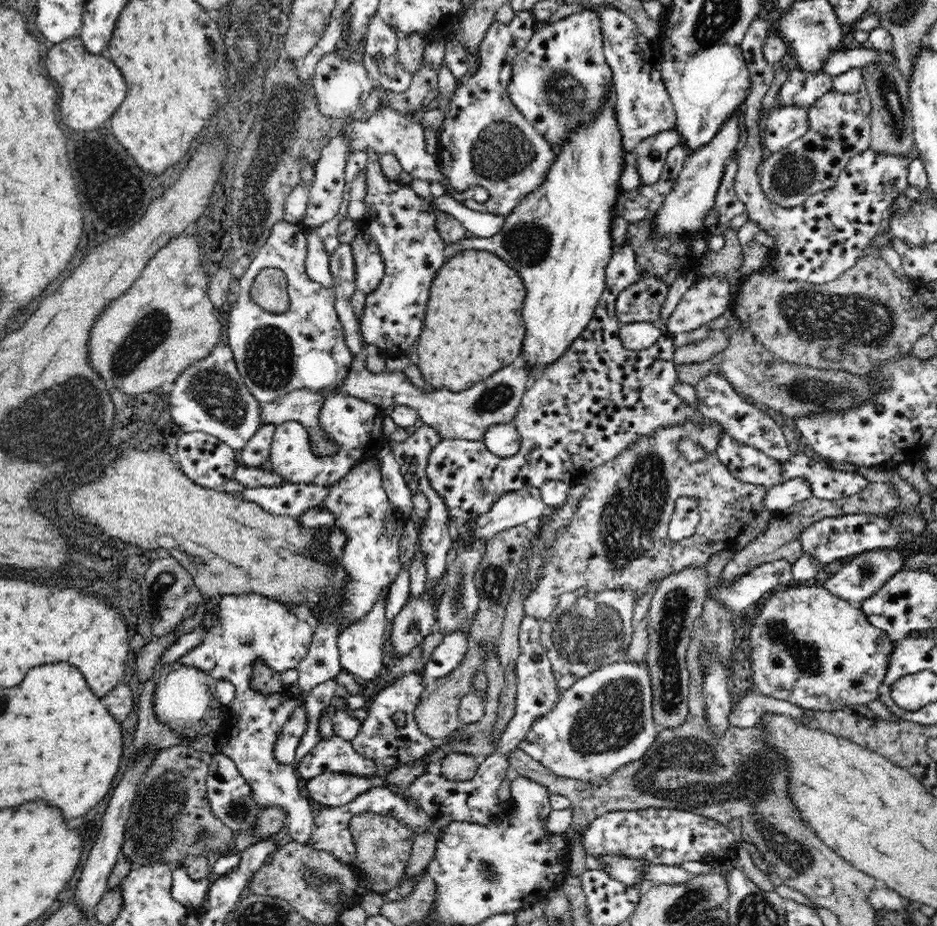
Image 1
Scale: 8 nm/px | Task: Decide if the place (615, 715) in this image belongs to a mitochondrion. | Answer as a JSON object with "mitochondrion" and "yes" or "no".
{"mitochondrion":"yes"}

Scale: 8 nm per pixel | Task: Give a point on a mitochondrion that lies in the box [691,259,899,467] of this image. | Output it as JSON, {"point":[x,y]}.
{"point":[813,393]}

